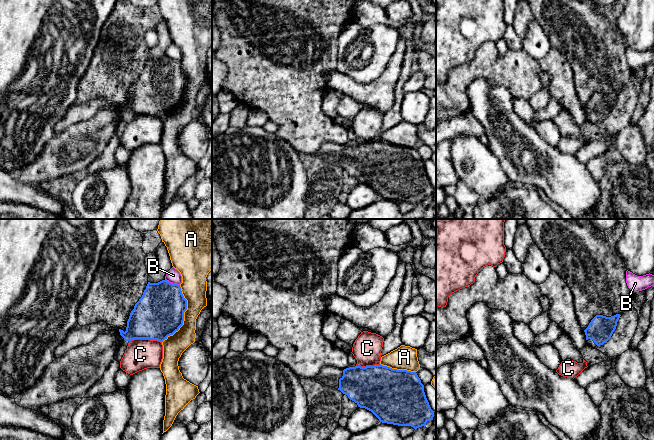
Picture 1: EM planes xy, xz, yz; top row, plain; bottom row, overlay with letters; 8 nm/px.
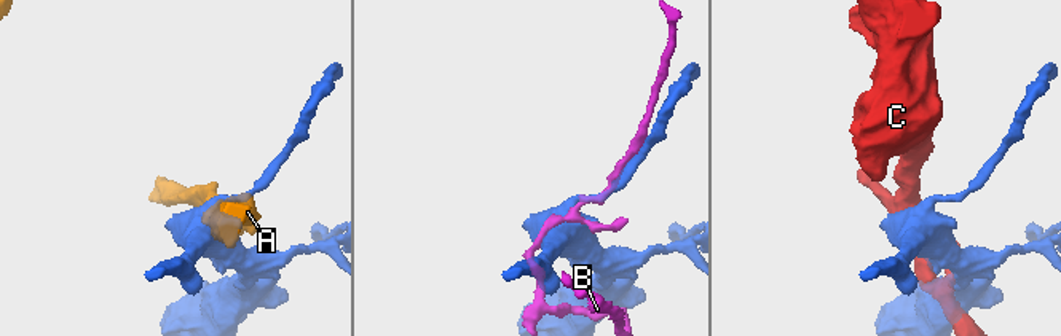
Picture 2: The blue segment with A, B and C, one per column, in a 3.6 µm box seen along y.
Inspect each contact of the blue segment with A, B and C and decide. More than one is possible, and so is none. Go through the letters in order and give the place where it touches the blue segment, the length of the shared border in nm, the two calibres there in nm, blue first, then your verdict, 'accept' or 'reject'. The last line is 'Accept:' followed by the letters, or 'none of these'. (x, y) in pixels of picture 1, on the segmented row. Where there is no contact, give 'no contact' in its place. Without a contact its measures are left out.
A: xy (183, 315) | 480 nm | 400/200 nm | reject
B: xy (172, 283) | 130 nm | 380/110 nm | reject
C: xy (145, 338) | 260 nm | 400/240 nm | reject
Accept: none of these

